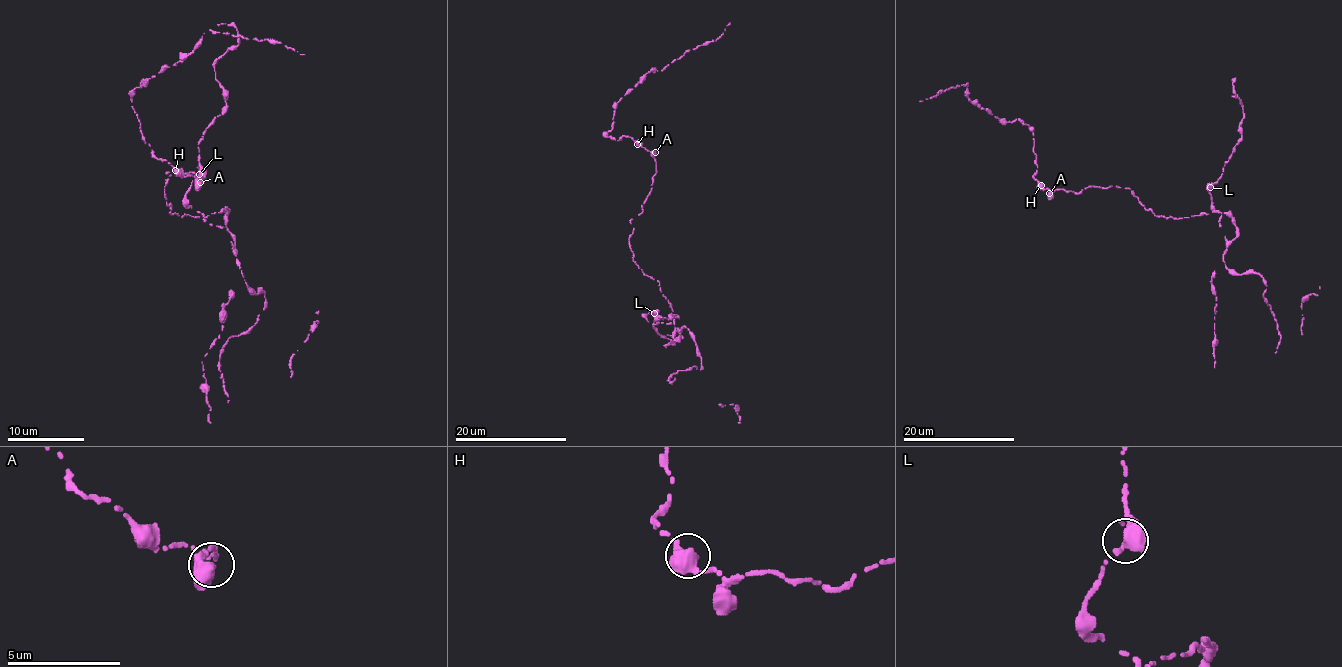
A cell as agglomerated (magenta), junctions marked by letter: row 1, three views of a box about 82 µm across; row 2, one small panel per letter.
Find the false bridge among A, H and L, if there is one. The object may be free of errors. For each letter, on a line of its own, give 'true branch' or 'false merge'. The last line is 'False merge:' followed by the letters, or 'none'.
A: true branch
H: true branch
L: true branch
False merge: none

